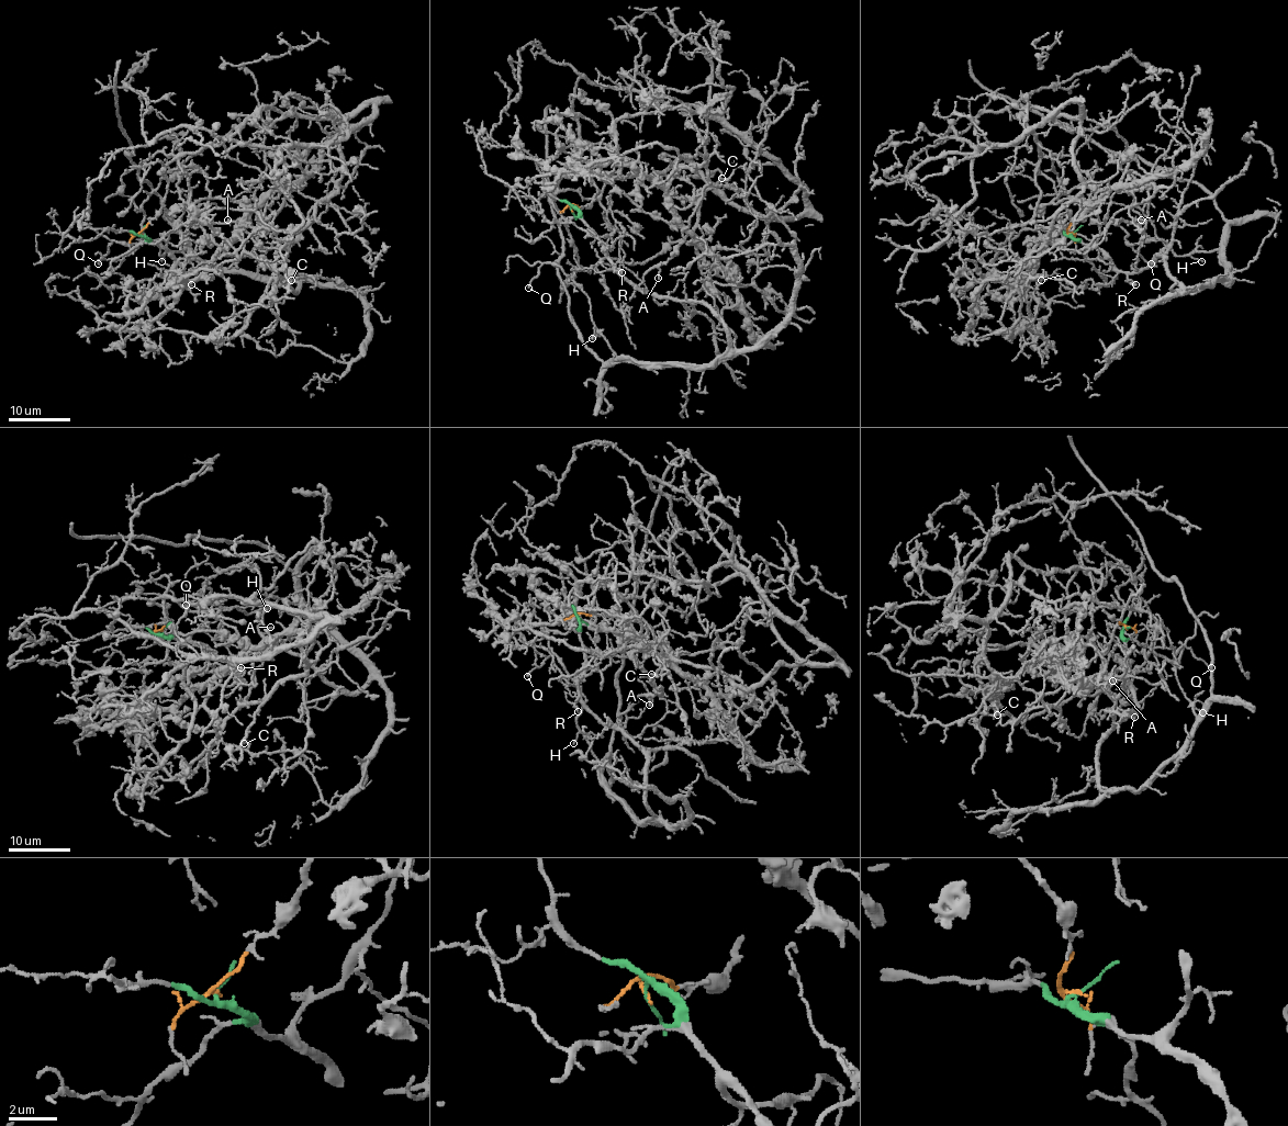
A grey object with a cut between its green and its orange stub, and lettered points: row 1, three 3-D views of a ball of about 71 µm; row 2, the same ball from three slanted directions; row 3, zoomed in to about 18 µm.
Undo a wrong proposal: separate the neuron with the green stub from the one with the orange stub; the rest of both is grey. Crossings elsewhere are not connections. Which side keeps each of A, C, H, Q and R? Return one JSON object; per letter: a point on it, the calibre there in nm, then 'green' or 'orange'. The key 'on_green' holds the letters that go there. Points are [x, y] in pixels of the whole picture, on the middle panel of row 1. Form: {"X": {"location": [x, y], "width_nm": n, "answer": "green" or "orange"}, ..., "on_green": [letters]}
{"A": {"location": [658, 278], "width_nm": 130, "answer": "orange"}, "C": {"location": [721, 178], "width_nm": 180, "answer": "orange"}, "H": {"location": [592, 338], "width_nm": 110, "answer": "green"}, "Q": {"location": [528, 288], "width_nm": 200, "answer": "green"}, "R": {"location": [622, 272], "width_nm": 240, "answer": "green"}, "on_green": ["H", "Q", "R"]}

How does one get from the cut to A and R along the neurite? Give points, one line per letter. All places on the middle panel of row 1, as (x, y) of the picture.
A: (571, 209), (593, 201), (595, 175), (653, 176), (681, 159), (738, 205), (772, 212), (707, 186), (658, 279)
R: (571, 209), (578, 210), (582, 221), (605, 246), (614, 269), (622, 272)

